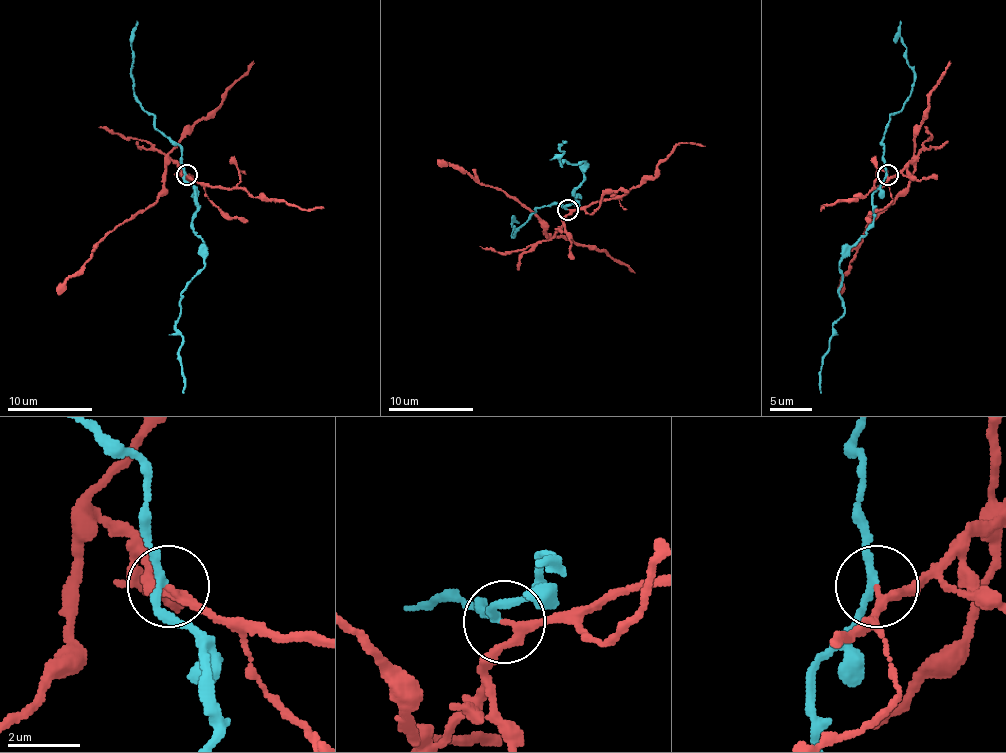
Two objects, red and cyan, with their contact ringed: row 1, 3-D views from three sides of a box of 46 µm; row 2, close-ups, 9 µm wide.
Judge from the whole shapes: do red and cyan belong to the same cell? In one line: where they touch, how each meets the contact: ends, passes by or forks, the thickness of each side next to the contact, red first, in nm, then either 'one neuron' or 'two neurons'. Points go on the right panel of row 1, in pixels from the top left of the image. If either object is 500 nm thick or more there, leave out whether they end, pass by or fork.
(887, 175) | red passes by | cyan passes by | 190/200 nm | two neurons

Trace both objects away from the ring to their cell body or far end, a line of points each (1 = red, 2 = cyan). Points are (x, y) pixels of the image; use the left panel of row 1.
1: (187, 175), (176, 163), (166, 167), (164, 192), (151, 205), (119, 224), (58, 294)
2: (187, 173), (204, 264), (183, 292), (176, 325), (185, 393)

